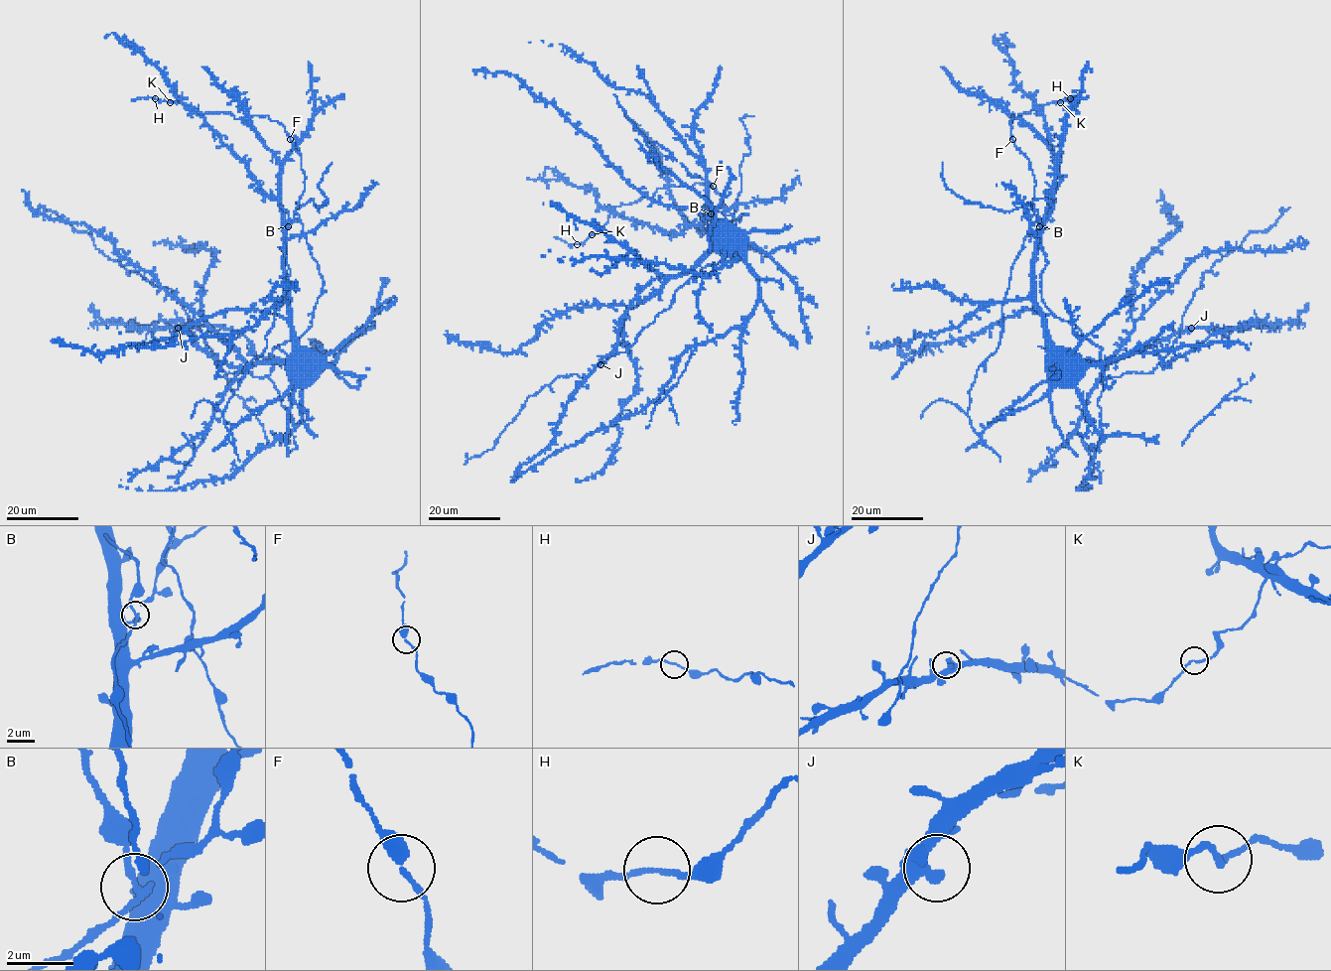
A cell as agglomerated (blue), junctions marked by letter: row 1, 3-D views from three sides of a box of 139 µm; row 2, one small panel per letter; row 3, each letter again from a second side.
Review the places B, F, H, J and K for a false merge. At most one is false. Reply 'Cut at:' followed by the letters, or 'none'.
Cut at: B

